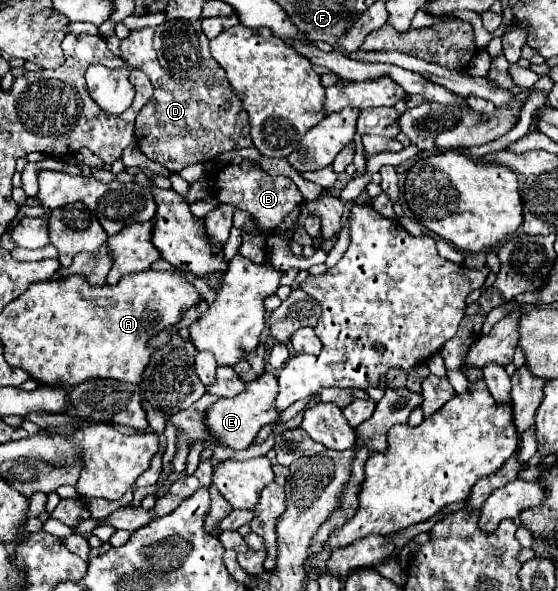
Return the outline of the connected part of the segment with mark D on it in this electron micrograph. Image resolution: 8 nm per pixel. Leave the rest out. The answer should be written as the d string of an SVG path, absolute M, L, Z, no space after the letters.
M172 19L172 21L164 21L158 27L134 29L126 39L122 39L120 51L122 51L120 57L130 67L142 69L154 87L152 99L144 105L144 109L136 117L136 131L134 131L136 143L148 159L158 161L170 173L178 173L186 165L206 163L214 159L218 153L252 145L248 133L250 123L246 111L242 109L242 101L230 87L224 69L212 59L206 35L202 31L196 31L194 23Z

